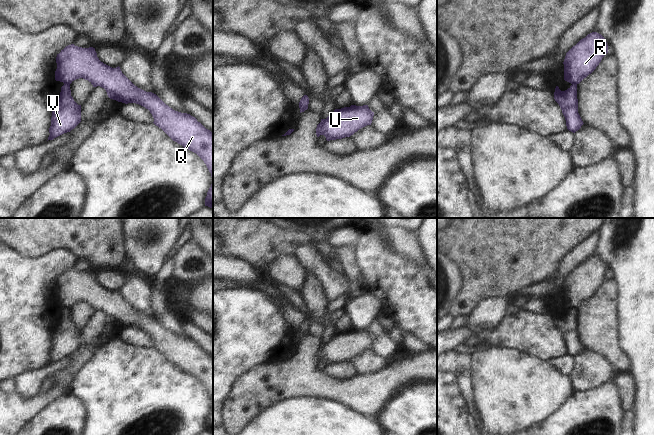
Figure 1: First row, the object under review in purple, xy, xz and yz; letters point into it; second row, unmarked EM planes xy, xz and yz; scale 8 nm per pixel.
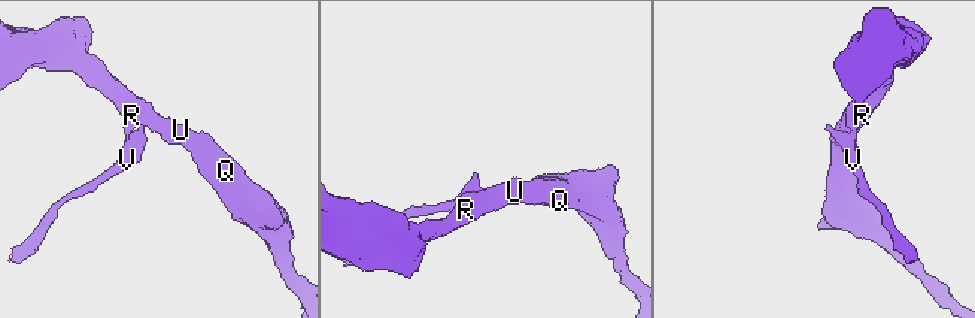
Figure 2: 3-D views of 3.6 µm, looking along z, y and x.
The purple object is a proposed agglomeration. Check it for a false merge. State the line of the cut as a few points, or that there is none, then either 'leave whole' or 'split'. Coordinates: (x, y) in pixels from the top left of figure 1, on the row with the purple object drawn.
cut xy (64, 83), (69, 85); split

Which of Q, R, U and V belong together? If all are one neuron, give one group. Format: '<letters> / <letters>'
Q R U / V

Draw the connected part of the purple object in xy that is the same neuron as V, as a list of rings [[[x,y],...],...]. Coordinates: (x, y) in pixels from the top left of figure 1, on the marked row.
[[[69,84],[61,87],[58,104],[52,109],[51,126],[48,140],[70,132],[81,122],[81,105],[78,105],[71,96]]]

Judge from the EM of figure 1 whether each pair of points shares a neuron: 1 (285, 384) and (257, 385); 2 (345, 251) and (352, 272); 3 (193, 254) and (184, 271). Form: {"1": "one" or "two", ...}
{"1": "one", "2": "one", "3": "one"}

